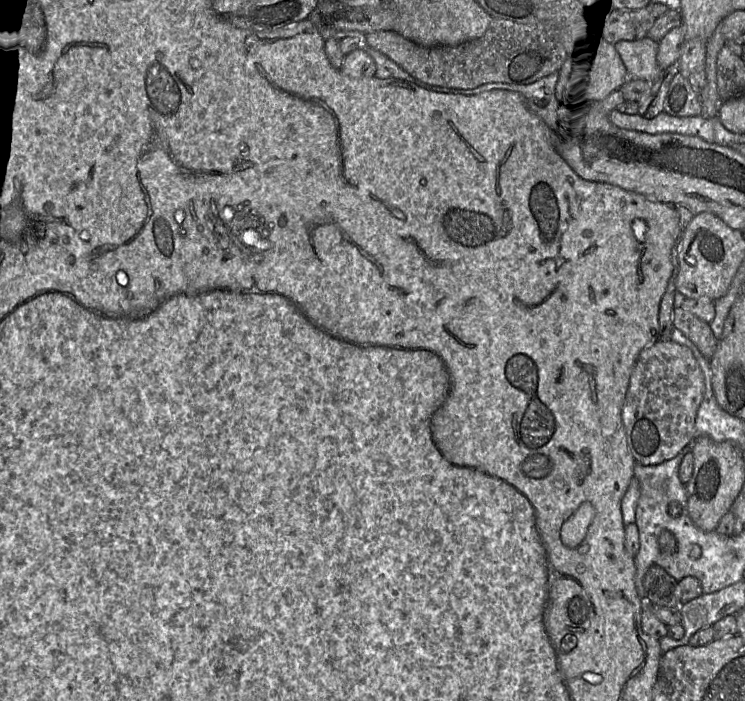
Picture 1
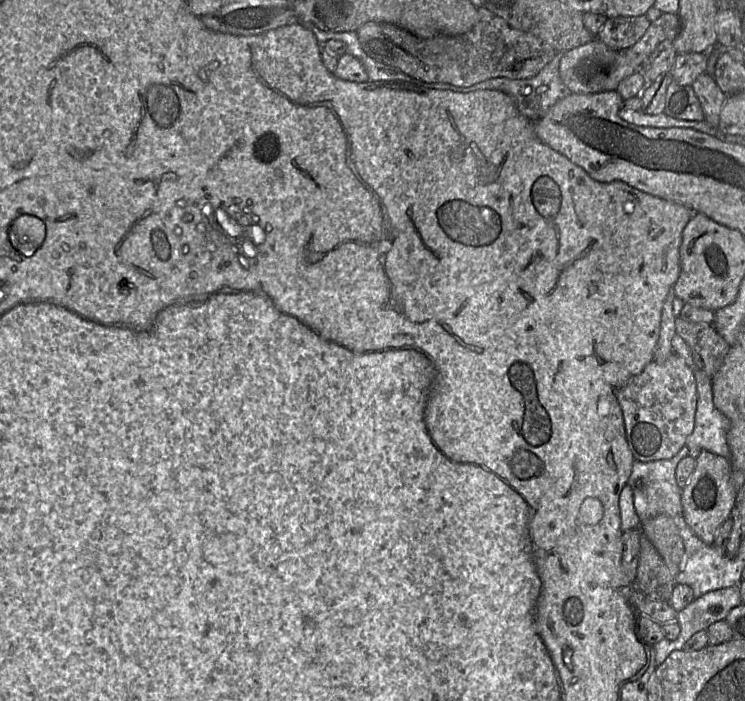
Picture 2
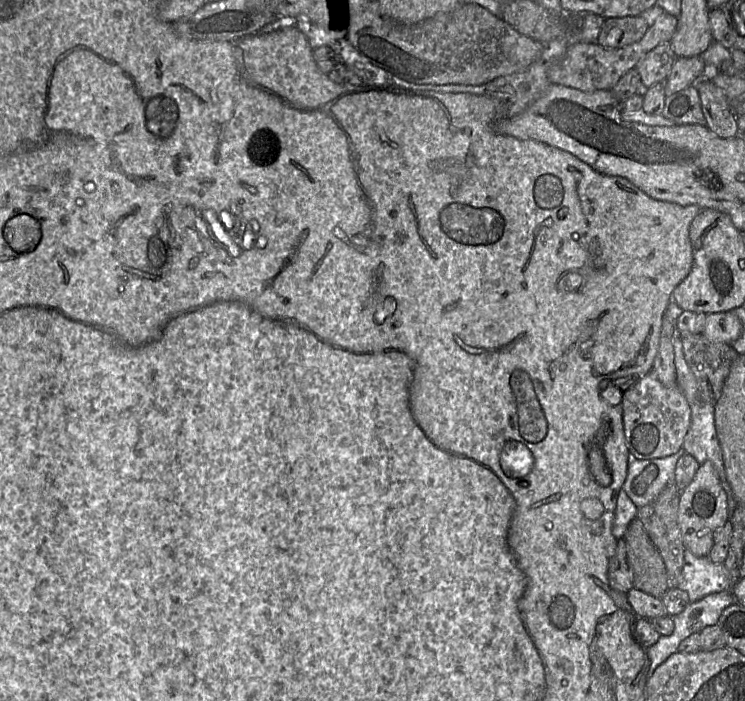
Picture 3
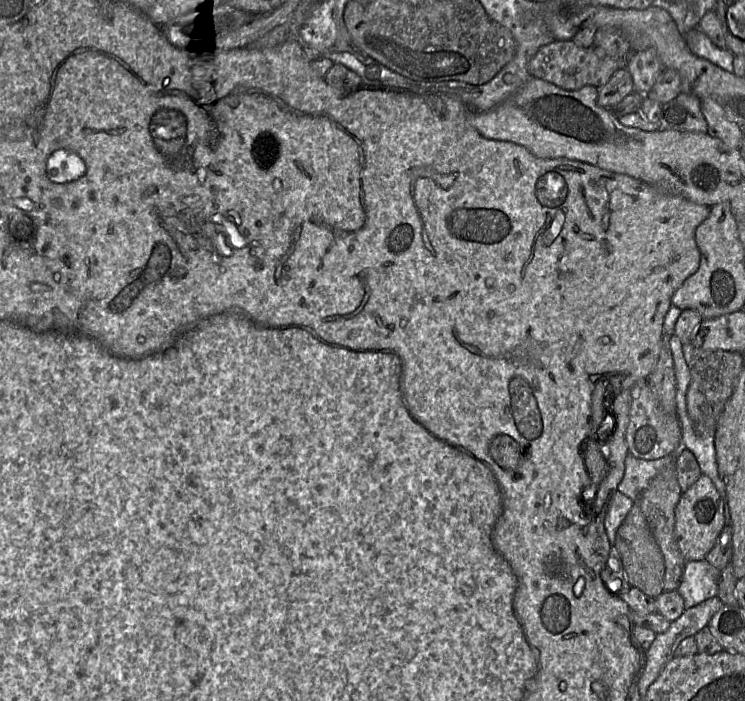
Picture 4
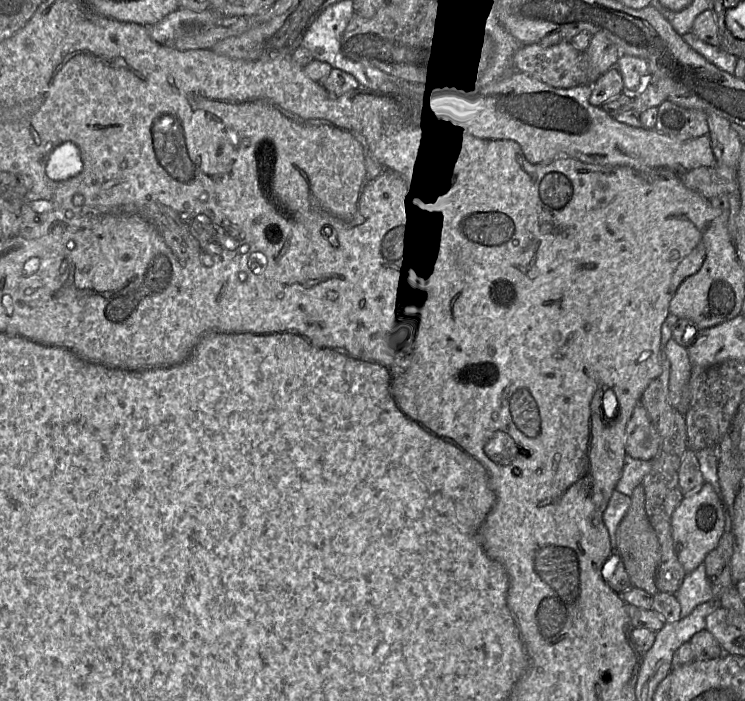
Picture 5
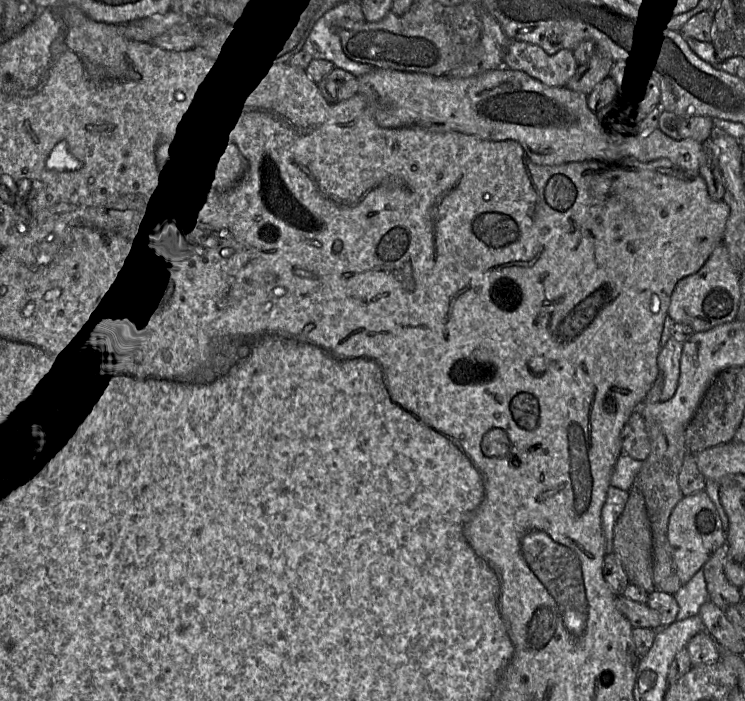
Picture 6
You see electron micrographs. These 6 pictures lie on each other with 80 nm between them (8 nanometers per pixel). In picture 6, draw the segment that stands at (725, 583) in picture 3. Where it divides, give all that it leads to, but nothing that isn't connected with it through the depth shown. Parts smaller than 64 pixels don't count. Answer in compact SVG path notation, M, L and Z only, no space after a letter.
M700 569L673 595L679 606L676 621L699 615L700 607L709 600L703 569Z

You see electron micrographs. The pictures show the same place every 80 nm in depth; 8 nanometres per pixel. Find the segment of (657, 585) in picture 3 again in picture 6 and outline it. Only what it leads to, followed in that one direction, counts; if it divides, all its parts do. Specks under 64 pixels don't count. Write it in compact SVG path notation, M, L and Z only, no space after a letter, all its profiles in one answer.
M632 487L624 511L614 526L613 553L619 558L629 584L643 588L648 594L655 591L652 580L652 531L642 493Z

